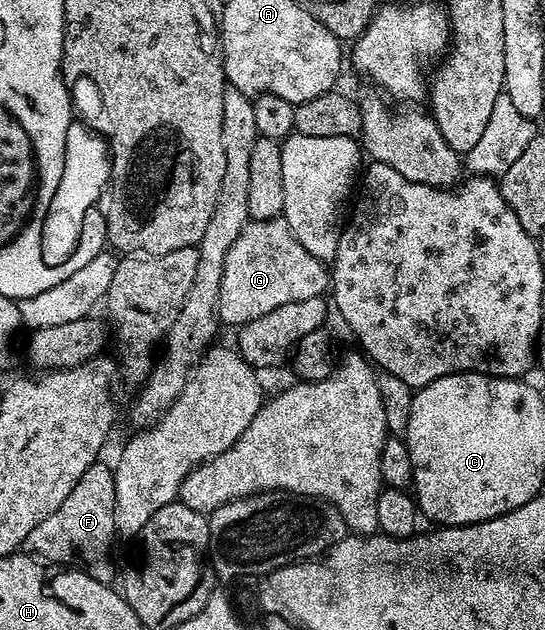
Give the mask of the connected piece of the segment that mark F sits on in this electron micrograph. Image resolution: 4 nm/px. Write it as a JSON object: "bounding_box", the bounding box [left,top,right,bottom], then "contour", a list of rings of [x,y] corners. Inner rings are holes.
{"bounding_box":[24,461,118,584],"contour":[[[97,461],[82,473],[82,477],[78,477],[78,485],[70,489],[70,497],[66,497],[66,501],[46,517],[46,521],[38,521],[38,525],[30,529],[30,537],[26,537],[24,547],[49,564],[84,571],[98,581],[111,584],[118,575],[118,567],[112,564],[112,546],[116,539],[114,471],[104,461]]]}

